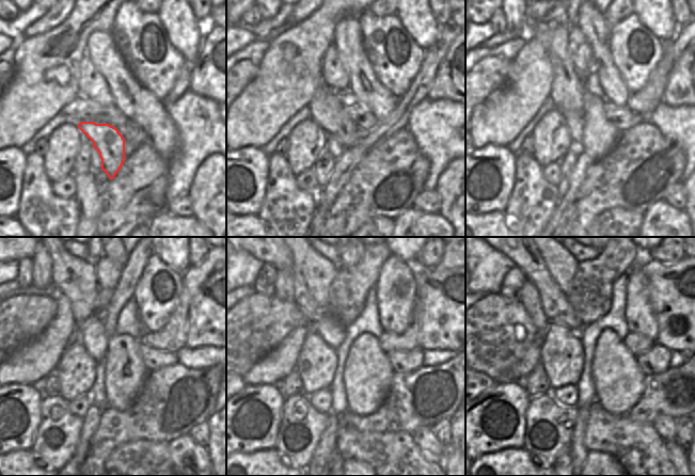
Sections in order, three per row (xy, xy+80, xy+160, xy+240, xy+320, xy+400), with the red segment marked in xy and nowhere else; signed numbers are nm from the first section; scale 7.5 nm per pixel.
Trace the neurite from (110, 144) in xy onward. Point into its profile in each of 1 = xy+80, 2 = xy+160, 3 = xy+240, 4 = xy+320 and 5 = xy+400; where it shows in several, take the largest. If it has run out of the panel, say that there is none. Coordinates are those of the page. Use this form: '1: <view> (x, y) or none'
1: xy+80 (327, 107)
2: xy+160 (566, 93)
3: xy+240 (74, 278)
4: xy+320 (318, 272)
5: xy+400 (562, 266)

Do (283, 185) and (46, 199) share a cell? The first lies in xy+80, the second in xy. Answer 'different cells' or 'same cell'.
same cell

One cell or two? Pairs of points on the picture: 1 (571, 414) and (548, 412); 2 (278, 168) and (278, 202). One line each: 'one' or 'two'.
1: one
2: one

